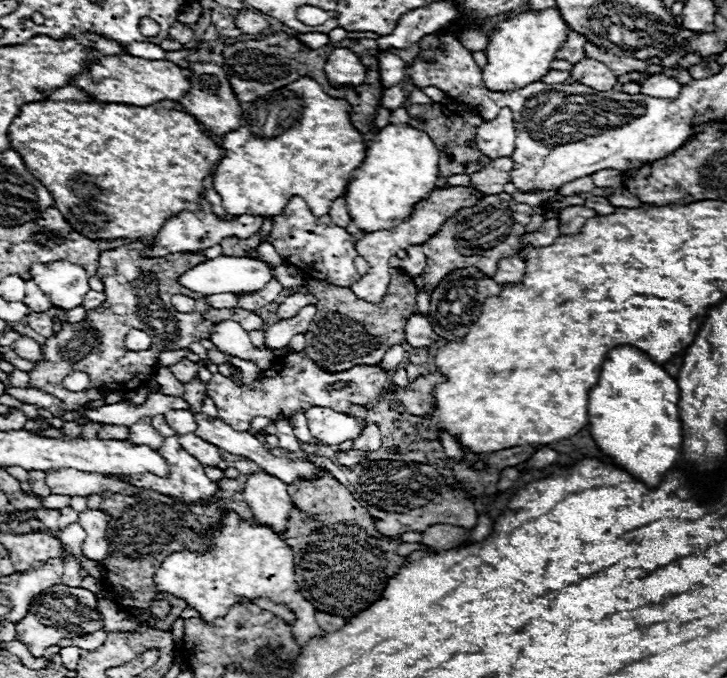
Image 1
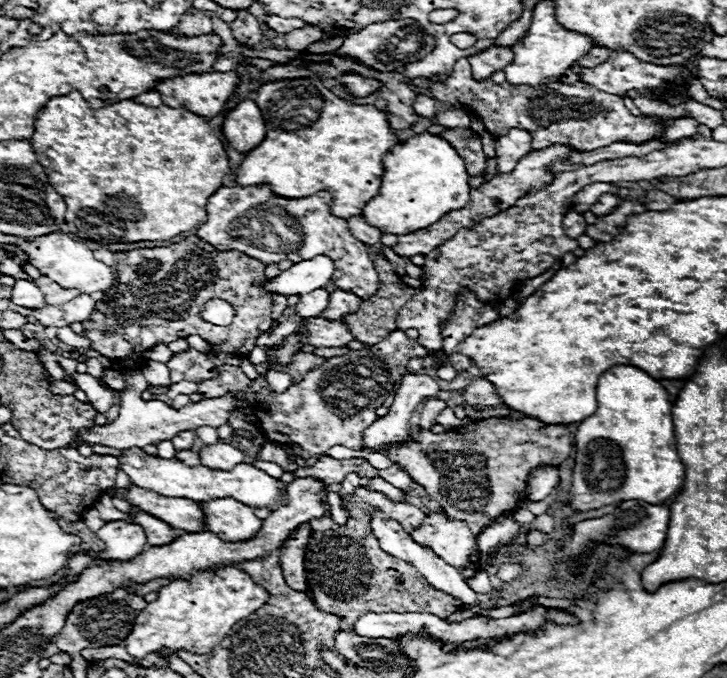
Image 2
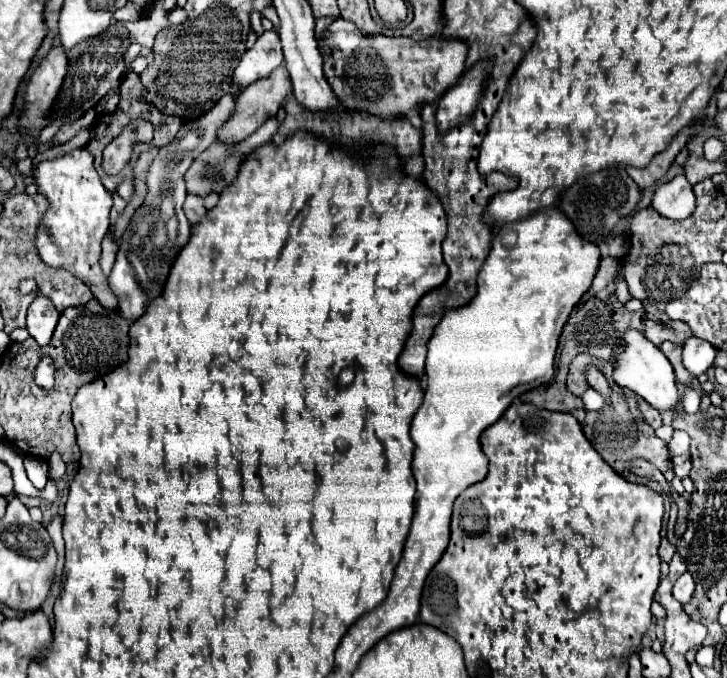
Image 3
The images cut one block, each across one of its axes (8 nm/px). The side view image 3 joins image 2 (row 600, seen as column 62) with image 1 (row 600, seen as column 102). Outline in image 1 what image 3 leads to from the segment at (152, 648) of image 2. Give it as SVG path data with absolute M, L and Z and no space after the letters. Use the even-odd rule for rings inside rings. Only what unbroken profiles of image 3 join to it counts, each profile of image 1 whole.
M228 510L222 516L220 526L208 528L208 536L210 542L214 542L212 550L182 550L174 552L162 562L162 566L154 574L154 584L160 592L168 592L186 600L188 606L200 612L200 618L204 622L224 616L240 596L264 596L296 612L292 632L300 646L304 646L312 636L324 634L324 630L320 630L320 626L316 624L314 606L304 600L302 594L298 594L298 584L294 580L294 554L280 534L270 530L270 526L242 520L232 510Z

